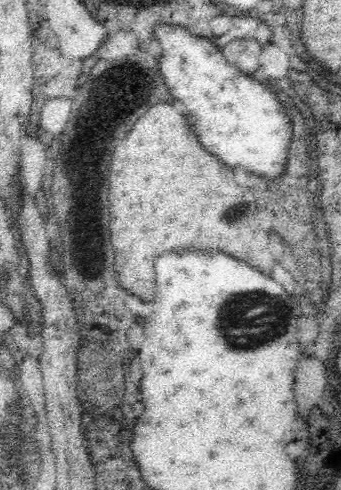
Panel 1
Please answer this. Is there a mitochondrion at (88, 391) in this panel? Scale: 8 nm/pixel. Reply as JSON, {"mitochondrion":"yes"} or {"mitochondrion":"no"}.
{"mitochondrion":"yes"}

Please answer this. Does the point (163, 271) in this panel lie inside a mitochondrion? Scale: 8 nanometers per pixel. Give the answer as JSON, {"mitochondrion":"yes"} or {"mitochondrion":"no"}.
{"mitochondrion":"no"}

